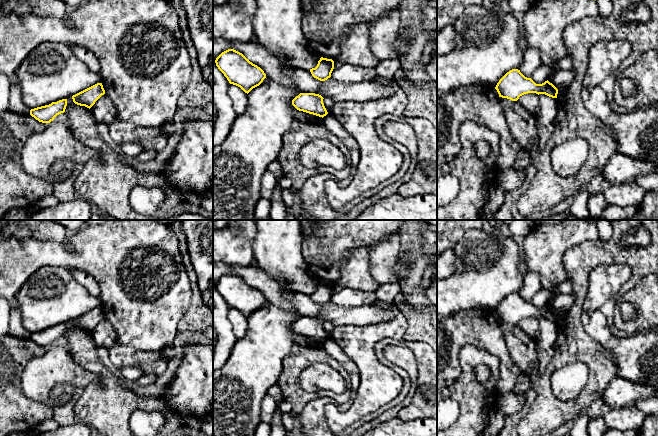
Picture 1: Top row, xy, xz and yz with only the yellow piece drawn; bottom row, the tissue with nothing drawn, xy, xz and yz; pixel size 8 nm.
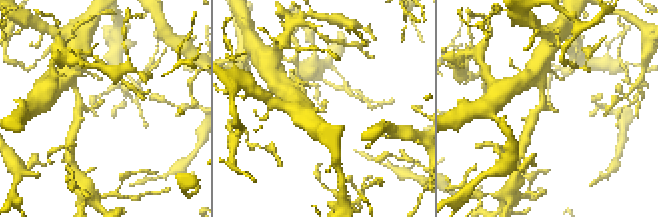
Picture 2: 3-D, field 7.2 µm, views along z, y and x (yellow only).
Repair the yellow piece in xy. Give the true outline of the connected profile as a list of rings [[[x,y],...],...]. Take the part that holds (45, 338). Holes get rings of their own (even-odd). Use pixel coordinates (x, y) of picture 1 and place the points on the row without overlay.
[[[67,323],[52,326],[49,329],[37,331],[30,334],[30,339],[42,347],[50,347],[54,342],[65,336]]]

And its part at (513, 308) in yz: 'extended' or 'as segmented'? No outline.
as segmented

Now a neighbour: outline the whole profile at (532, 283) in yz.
[[[527,272],[524,275],[523,287],[519,294],[525,301],[531,302],[541,288],[540,276],[538,274]]]

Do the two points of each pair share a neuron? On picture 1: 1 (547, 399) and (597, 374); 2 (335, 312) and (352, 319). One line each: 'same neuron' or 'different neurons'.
1: same neuron
2: same neuron

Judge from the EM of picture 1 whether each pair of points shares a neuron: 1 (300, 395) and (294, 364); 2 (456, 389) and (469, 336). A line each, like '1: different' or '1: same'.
1: same
2: different

